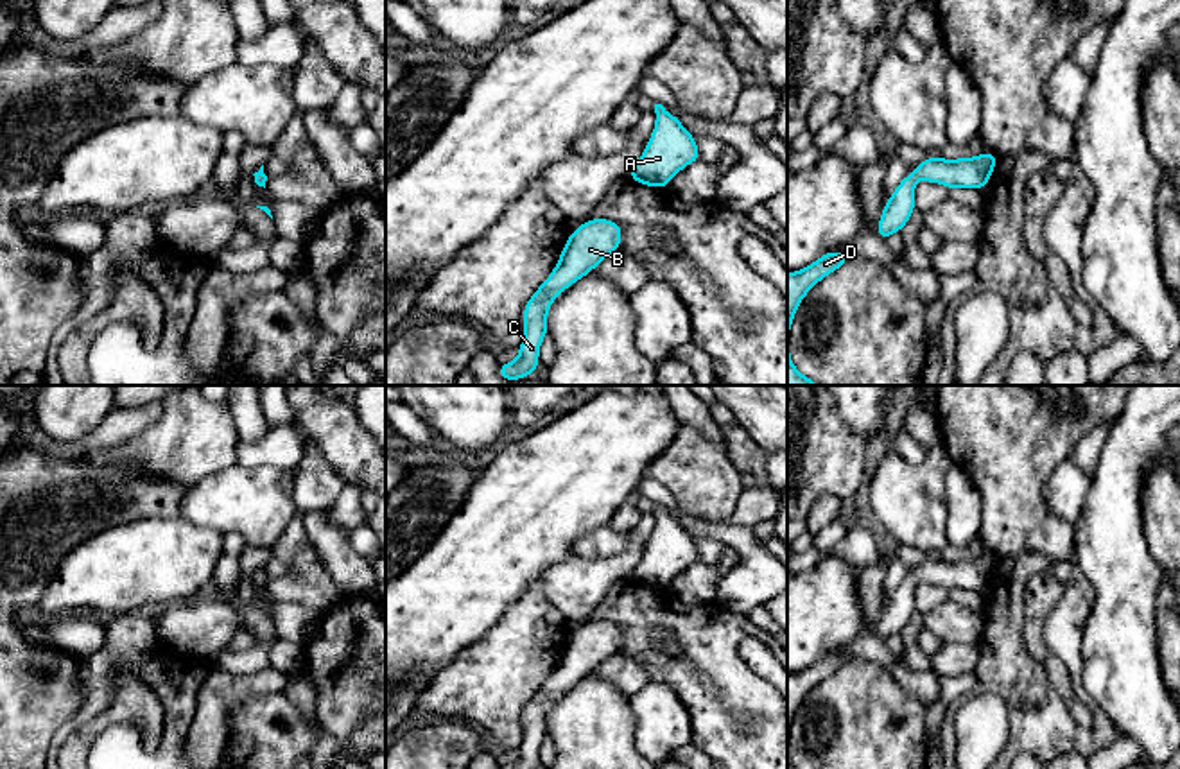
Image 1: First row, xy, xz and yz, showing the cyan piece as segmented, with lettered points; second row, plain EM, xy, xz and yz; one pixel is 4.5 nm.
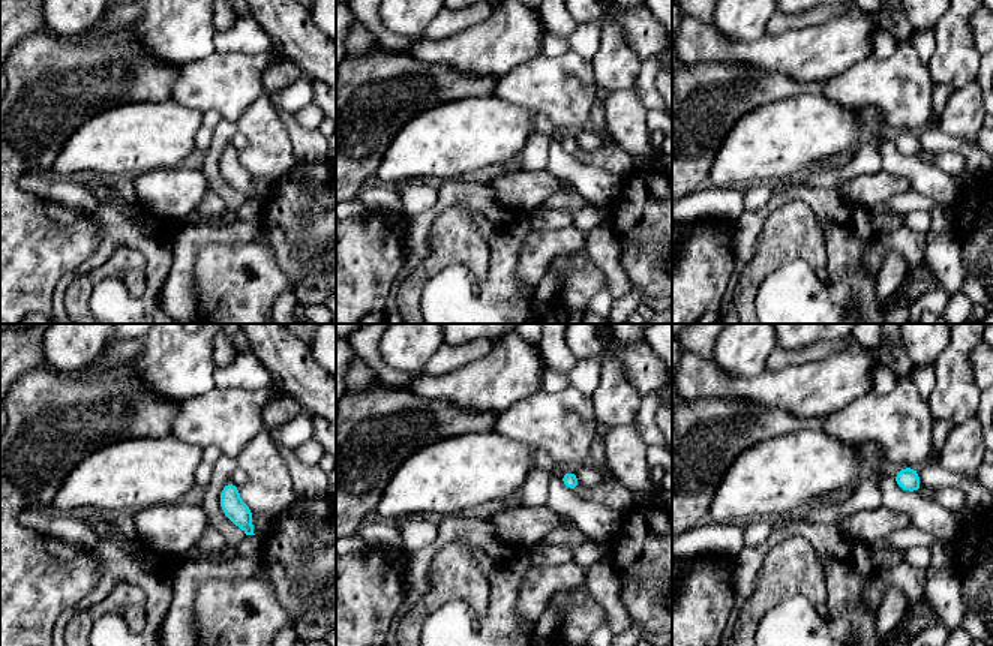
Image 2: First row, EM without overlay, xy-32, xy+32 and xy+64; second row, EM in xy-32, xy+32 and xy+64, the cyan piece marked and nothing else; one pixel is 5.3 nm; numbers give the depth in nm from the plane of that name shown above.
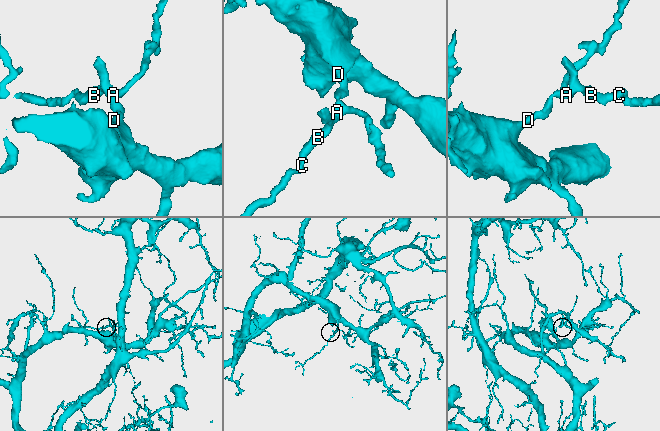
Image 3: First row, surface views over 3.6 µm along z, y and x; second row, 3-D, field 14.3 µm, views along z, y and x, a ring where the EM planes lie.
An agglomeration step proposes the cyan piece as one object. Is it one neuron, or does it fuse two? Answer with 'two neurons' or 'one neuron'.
one neuron

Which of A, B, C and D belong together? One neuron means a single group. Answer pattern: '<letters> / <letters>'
A B C D

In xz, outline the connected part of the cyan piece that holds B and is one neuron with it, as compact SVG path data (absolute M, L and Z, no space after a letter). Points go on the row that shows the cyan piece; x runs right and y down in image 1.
M590 219L570 233L551 276L524 307L524 341L518 346L518 359L500 364L499 375L502 378L513 382L531 376L540 366L538 351L549 333L547 312L552 301L617 251L620 240L620 226L608 219Z

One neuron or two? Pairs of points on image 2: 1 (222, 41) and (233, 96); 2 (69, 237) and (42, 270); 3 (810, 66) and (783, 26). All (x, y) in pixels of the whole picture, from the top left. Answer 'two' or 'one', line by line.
1: two
2: one
3: two

